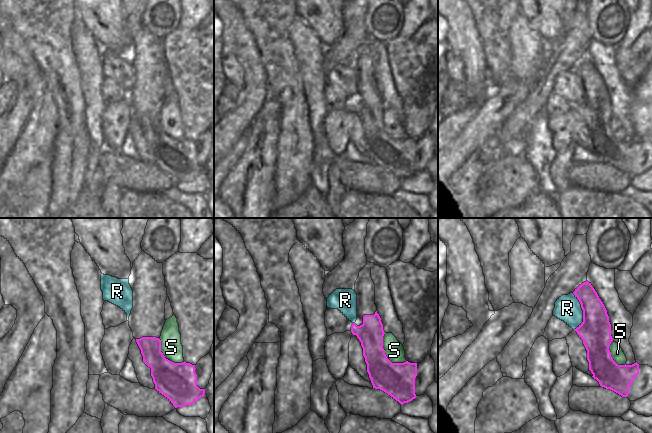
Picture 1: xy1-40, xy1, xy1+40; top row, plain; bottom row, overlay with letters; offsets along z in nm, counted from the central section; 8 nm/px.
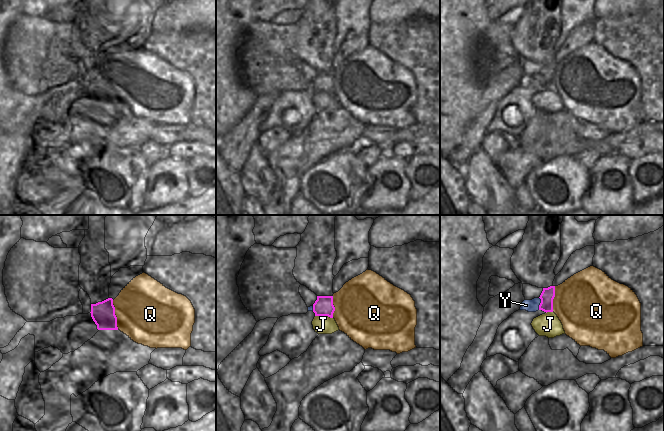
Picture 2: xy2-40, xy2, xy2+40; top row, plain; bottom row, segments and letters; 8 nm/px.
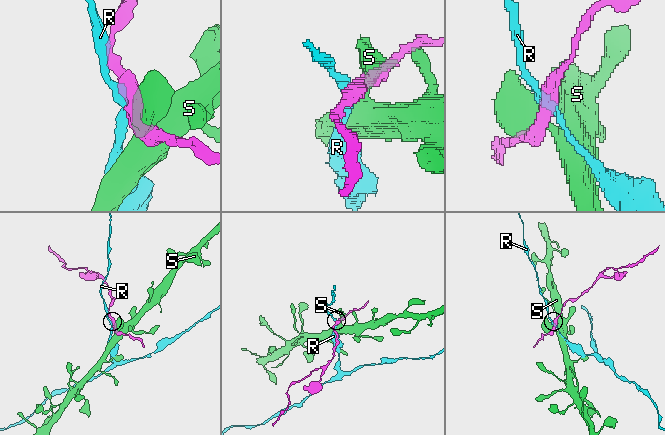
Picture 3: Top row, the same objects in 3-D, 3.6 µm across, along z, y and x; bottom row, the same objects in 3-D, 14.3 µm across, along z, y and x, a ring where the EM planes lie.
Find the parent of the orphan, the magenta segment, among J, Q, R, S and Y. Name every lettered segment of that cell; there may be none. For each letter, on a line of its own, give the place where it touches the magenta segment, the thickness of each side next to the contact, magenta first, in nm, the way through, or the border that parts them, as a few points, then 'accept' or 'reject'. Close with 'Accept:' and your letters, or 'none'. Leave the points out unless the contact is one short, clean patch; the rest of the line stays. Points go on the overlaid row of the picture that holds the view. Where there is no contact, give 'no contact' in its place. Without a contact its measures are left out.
J: contact xy2 (324, 315); calibres 160 and 140 nm; border xy2 (315, 315), (327, 315), (332, 318); reject
Q: contact xy2-40 (114, 314); calibres 190 and 480 nm; reject
R: contact xy1+40 (583, 311); calibres 260 and 200 nm; reject
S: contact xy1 (385, 354); calibres 280 and 150 nm; reject
Y: contact xy2+40 (540, 303); calibres 110 and 100 nm; way xy2+40 (548, 294), (540, 303), (532, 305); accept
Accept: Y

